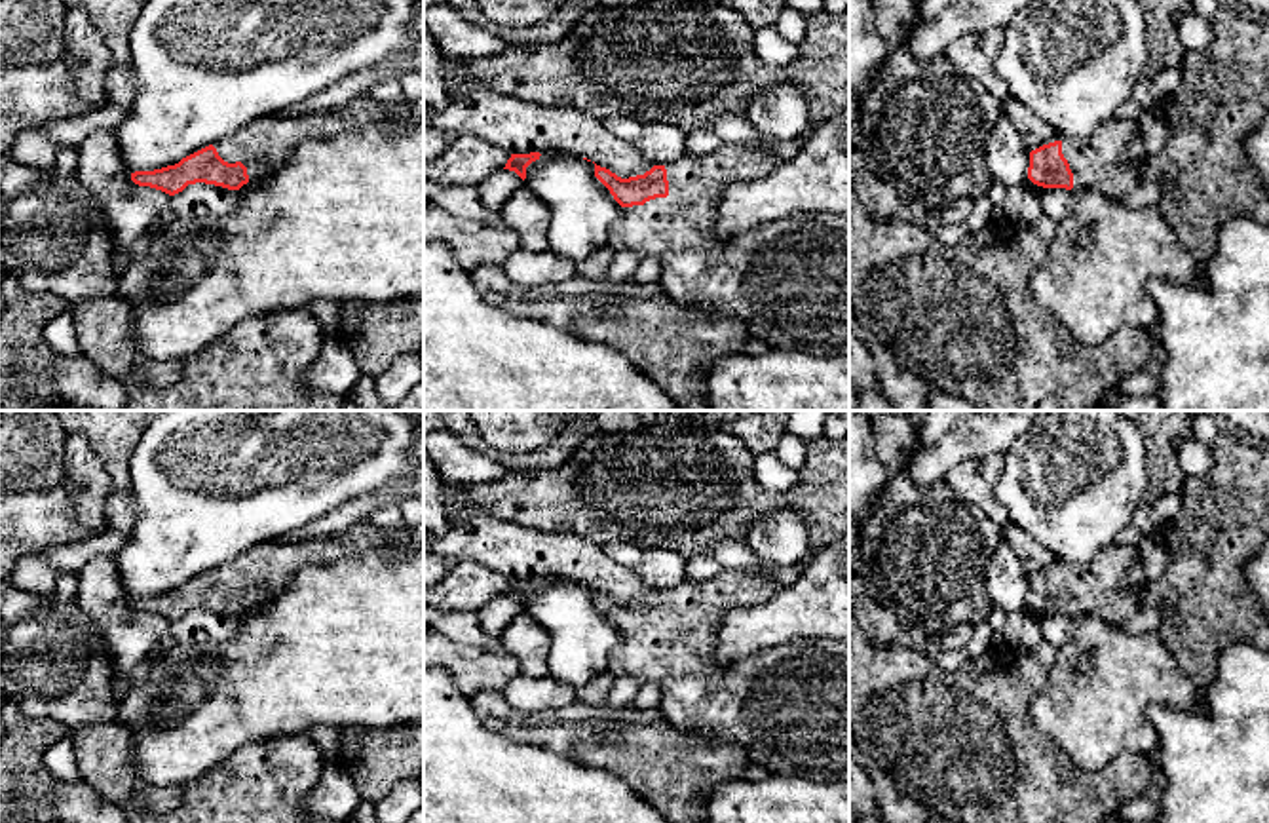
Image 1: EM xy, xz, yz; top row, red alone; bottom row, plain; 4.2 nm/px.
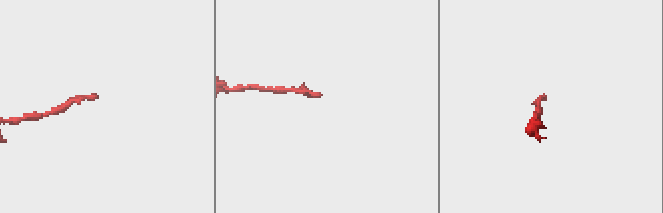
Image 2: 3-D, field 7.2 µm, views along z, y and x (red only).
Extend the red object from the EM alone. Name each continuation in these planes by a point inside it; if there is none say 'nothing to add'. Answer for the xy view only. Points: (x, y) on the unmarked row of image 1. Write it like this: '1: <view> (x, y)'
1: xy (265, 571)

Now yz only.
1: yz (1095, 588)

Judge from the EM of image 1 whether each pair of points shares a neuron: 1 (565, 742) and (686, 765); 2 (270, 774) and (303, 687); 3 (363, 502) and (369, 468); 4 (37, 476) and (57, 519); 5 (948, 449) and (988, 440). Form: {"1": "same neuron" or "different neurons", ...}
{"1": "same neuron", "2": "different neurons", "3": "different neurons", "4": "same neuron", "5": "same neuron"}

